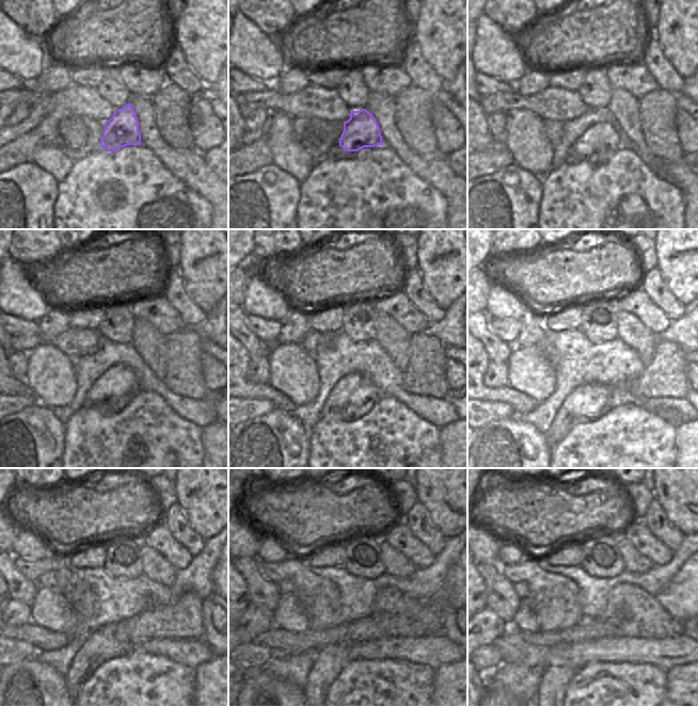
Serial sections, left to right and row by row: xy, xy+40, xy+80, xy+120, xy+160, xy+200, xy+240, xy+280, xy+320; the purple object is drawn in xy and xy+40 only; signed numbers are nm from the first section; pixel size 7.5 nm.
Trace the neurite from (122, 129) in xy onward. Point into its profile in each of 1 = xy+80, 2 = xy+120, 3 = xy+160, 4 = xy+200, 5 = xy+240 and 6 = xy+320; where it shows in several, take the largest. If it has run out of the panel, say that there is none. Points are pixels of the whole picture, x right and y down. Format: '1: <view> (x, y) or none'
1: xy+80 (600, 137)
2: xy+120 (120, 379)
3: xy+160 (352, 397)
4: xy+200 (589, 402)
5: xy+240 (107, 643)
6: xy+320 (555, 680)

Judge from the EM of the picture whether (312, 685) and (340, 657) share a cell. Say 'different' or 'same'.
same

